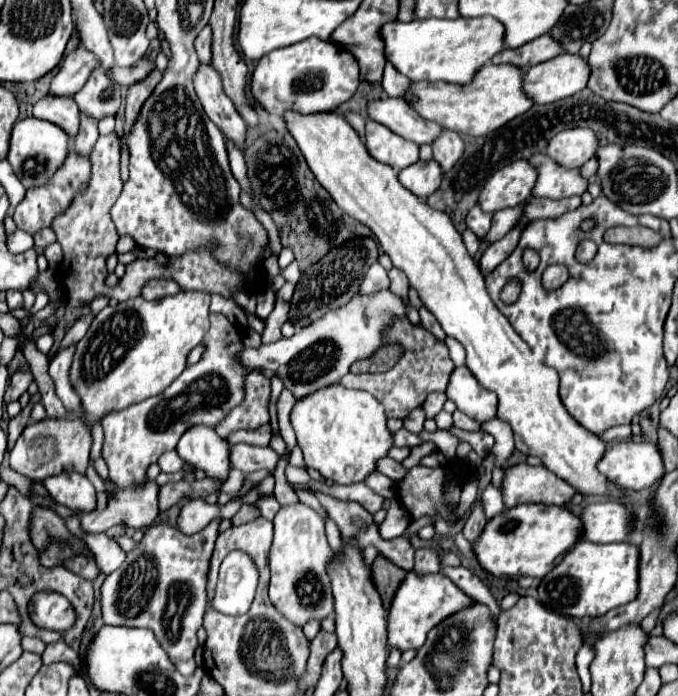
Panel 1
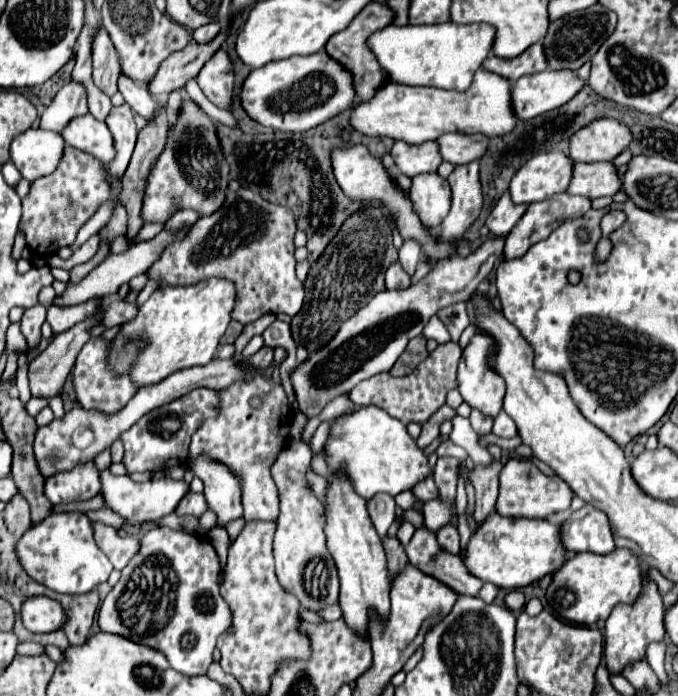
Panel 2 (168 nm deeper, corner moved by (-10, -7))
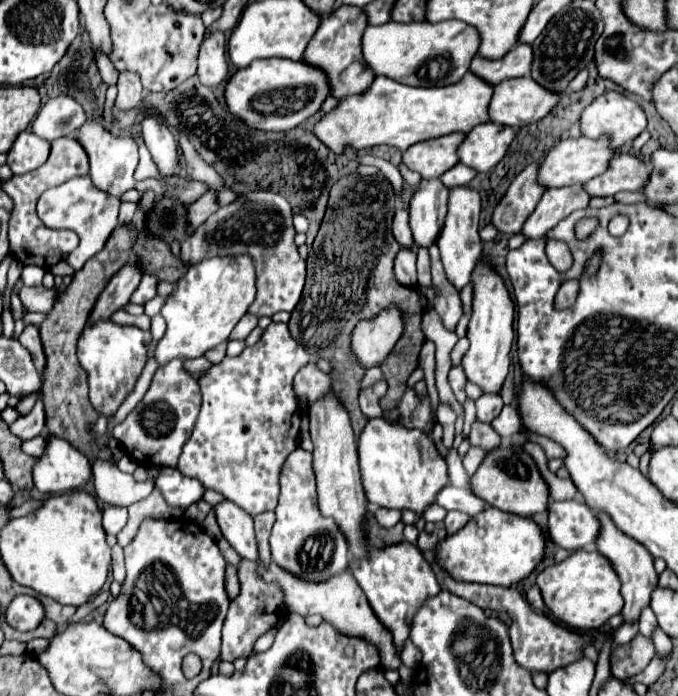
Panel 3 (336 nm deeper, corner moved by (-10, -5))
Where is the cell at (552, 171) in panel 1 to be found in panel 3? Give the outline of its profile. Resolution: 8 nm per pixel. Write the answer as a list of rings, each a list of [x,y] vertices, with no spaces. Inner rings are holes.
[[[617,153],[607,171],[593,177],[583,185],[583,189],[591,197],[609,197],[619,191],[639,191],[643,189],[643,181],[647,181],[649,167],[637,159],[635,155]]]

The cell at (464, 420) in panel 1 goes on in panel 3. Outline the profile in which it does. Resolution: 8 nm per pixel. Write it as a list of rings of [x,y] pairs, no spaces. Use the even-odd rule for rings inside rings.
[[[481,395],[475,401],[475,405],[477,405],[477,419],[481,423],[491,423],[501,413],[503,401],[499,395]]]

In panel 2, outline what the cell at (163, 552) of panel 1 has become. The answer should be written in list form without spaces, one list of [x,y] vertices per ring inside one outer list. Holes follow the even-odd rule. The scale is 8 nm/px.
[[[154,524],[143,535],[137,555],[121,571],[119,583],[109,591],[103,605],[99,607],[97,623],[101,631],[117,633],[135,643],[161,651],[171,663],[171,667],[181,675],[187,675],[187,677],[205,675],[213,661],[211,655],[213,655],[217,637],[231,625],[231,611],[219,591],[219,568],[219,557],[207,537]]]

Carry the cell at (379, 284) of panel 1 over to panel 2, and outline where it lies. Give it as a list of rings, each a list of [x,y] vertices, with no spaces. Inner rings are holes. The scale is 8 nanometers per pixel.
[[[393,263],[385,273],[385,283],[387,283],[387,289],[405,289],[409,287],[411,277],[403,271],[399,263]]]

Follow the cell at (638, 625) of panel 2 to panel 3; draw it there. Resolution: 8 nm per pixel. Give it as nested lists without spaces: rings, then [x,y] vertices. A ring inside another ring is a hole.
[[[599,517],[599,521],[603,523],[603,533],[599,533],[597,549],[609,557],[609,561],[613,563],[621,579],[621,595],[625,599],[621,617],[625,623],[637,623],[641,611],[649,607],[651,593],[657,589],[657,581],[659,581],[659,575],[655,573],[655,567],[653,567],[653,557],[637,541],[631,541],[631,537],[623,537],[623,533],[619,533],[619,529],[615,529],[615,525],[607,521],[607,517]]]

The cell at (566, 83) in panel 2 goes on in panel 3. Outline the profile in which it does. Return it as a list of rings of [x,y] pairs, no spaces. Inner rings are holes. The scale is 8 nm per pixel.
[[[531,77],[501,81],[495,85],[489,115],[493,123],[517,129],[543,119],[559,99],[559,93],[537,85]]]

